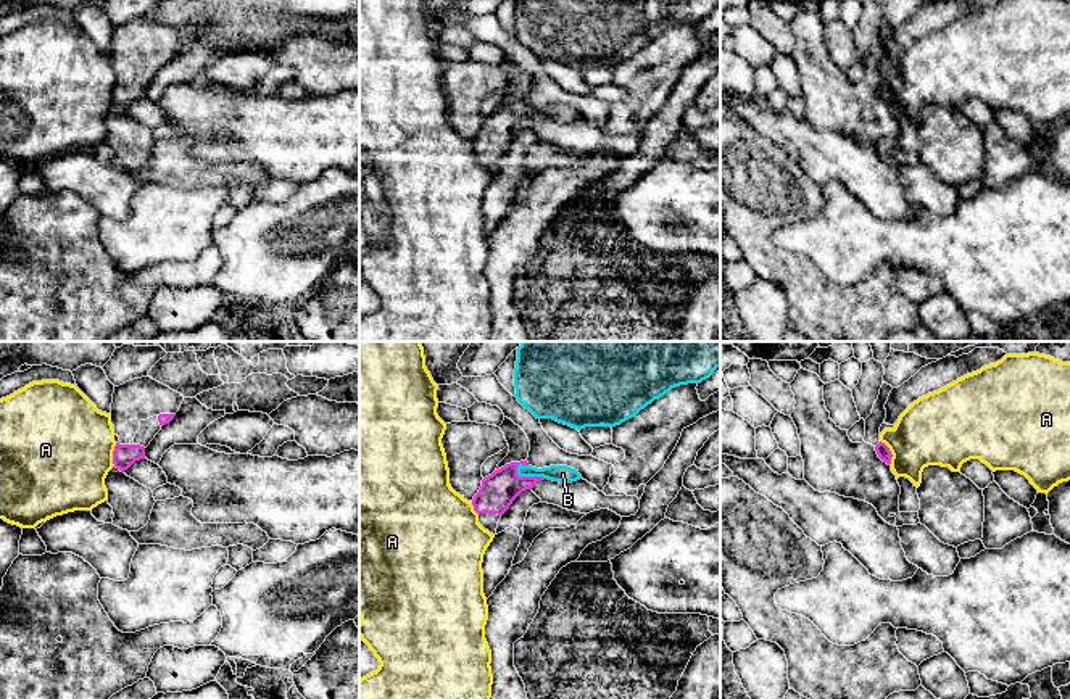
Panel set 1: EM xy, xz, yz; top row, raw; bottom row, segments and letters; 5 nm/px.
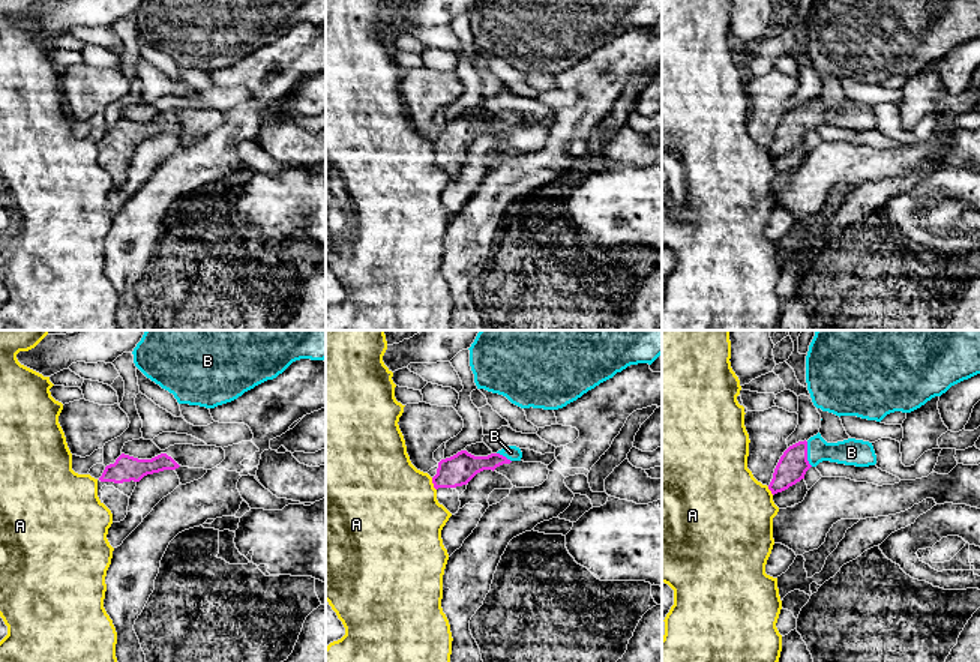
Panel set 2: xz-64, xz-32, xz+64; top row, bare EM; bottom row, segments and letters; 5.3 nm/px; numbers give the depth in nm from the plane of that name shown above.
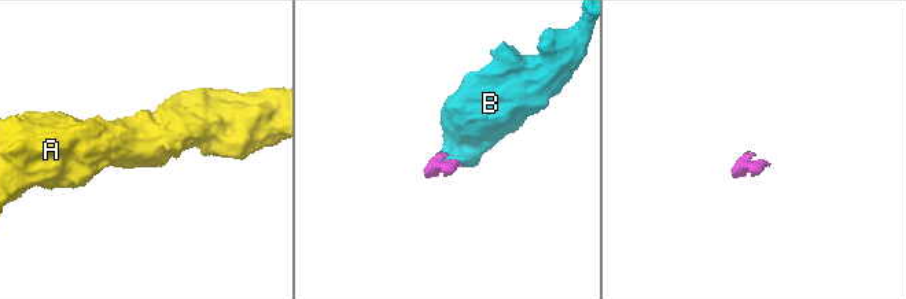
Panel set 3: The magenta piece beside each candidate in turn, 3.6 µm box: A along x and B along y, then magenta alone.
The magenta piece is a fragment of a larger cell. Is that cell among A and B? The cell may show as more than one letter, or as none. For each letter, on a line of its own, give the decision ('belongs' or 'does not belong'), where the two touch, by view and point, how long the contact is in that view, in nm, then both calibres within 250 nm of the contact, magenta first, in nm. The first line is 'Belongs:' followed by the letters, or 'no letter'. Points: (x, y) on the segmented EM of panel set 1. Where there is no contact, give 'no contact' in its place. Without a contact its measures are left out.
Belongs: B
A: does not belong | yz (890, 453) | 140 nm | 70/360 nm
B: belongs | xz (527, 477) | 160 nm | 180/90 nm

